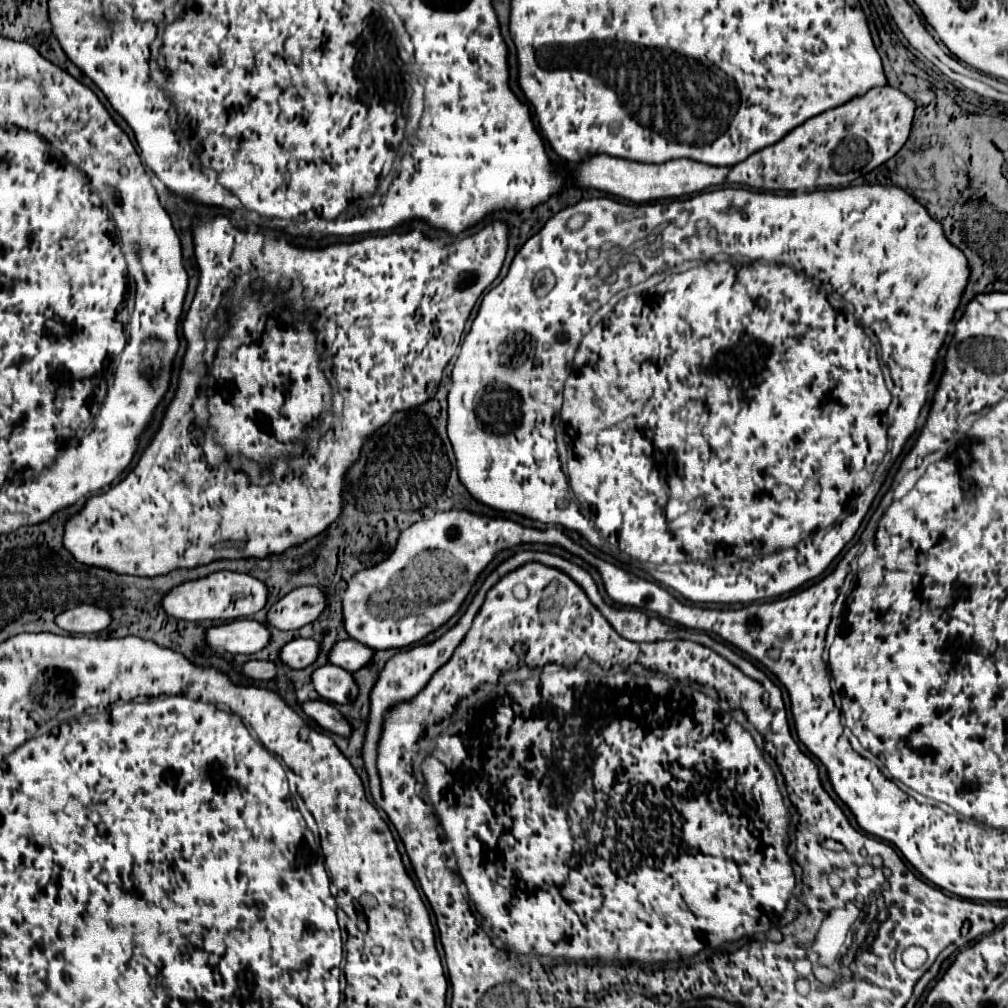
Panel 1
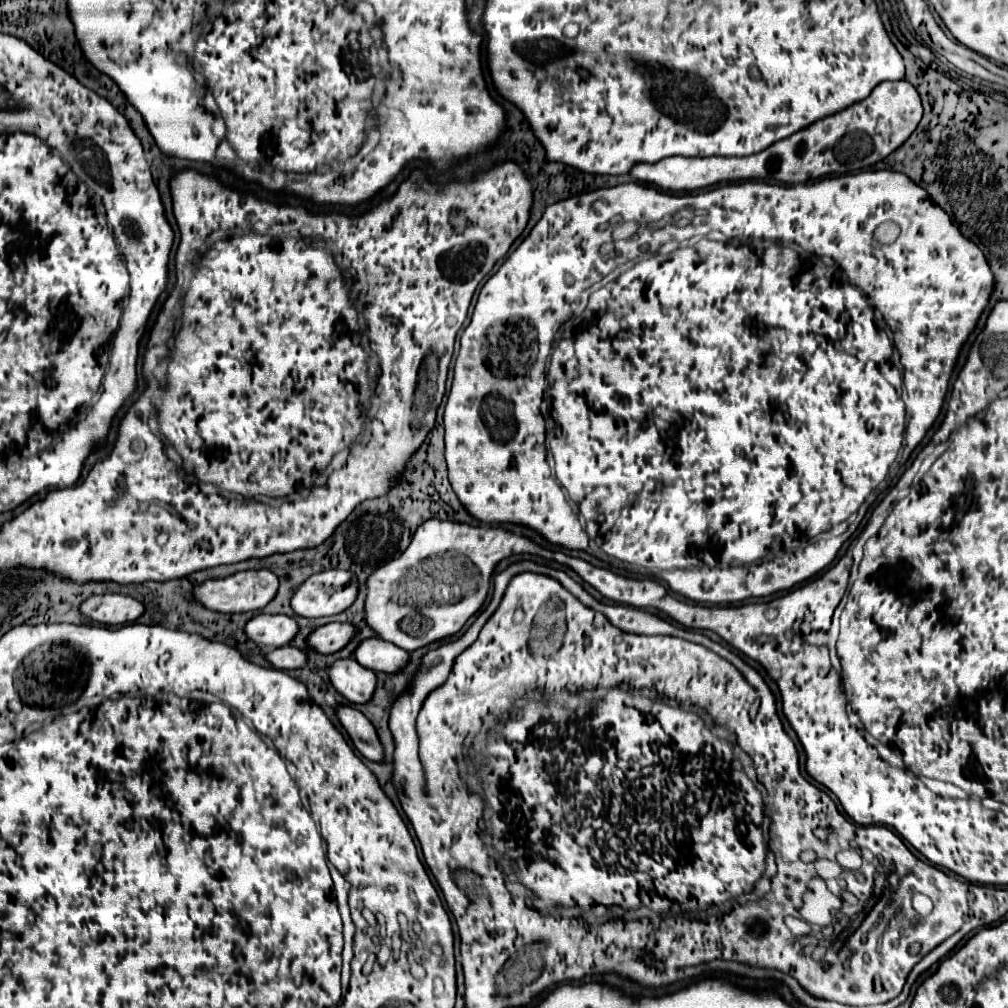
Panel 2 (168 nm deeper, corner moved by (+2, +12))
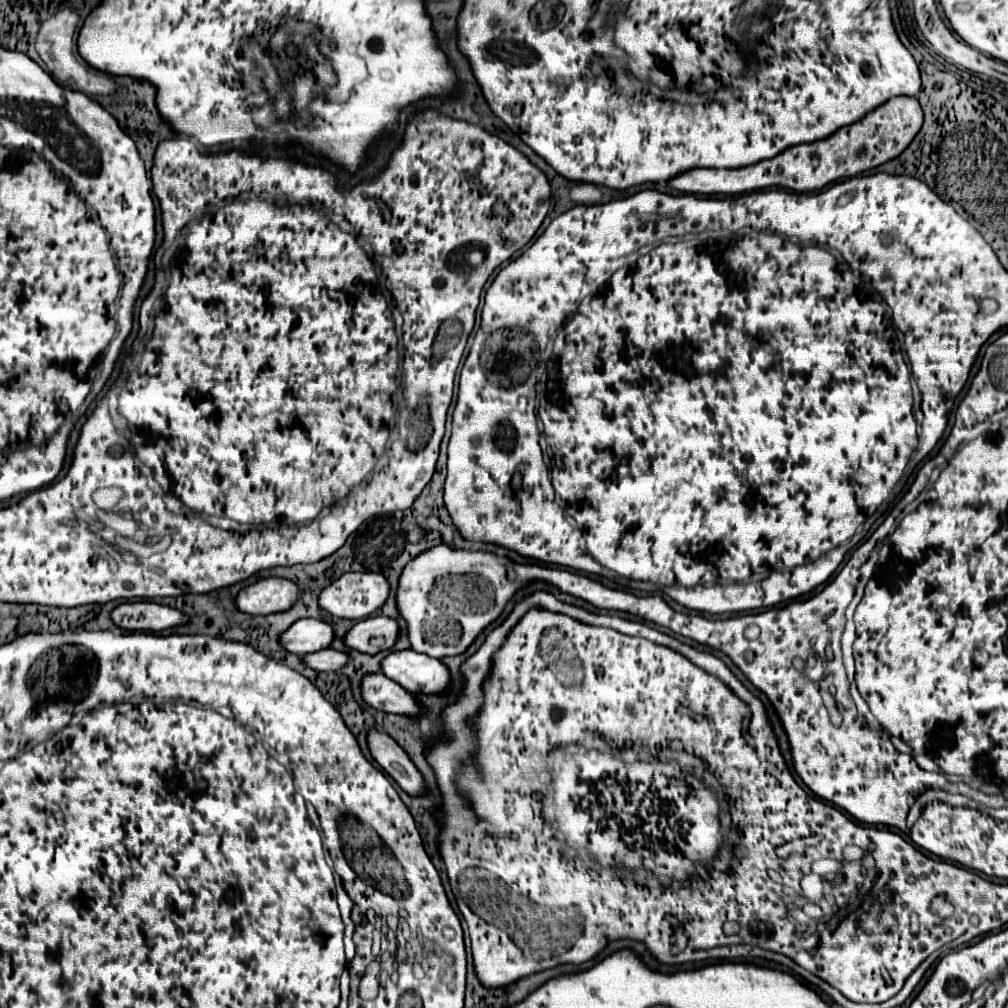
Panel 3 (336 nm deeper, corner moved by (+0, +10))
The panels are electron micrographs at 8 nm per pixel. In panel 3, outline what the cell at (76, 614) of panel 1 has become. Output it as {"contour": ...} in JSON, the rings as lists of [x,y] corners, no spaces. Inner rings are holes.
{"contour":[[[124,602],[110,612],[118,628],[134,632],[160,632],[186,622],[186,616],[156,602]]]}

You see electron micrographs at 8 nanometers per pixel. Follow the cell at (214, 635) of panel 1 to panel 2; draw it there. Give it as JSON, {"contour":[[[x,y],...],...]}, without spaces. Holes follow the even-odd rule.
{"contour":[[[258,614],[246,624],[244,630],[256,644],[266,648],[280,648],[296,638],[300,626],[294,618],[284,614],[274,614],[274,616]]]}

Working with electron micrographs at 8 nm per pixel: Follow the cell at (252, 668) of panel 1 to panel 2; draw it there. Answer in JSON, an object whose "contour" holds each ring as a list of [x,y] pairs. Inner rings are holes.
{"contour":[[[284,646],[284,648],[276,648],[272,652],[266,654],[266,660],[280,670],[296,670],[296,668],[304,668],[308,664],[308,654],[306,650],[294,648],[294,646]]]}

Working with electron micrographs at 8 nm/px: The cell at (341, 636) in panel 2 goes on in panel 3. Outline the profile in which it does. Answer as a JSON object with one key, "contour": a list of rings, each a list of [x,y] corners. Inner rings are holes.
{"contour":[[[376,616],[356,622],[344,636],[344,644],[350,650],[376,654],[380,650],[392,648],[398,634],[398,624],[392,618]]]}

